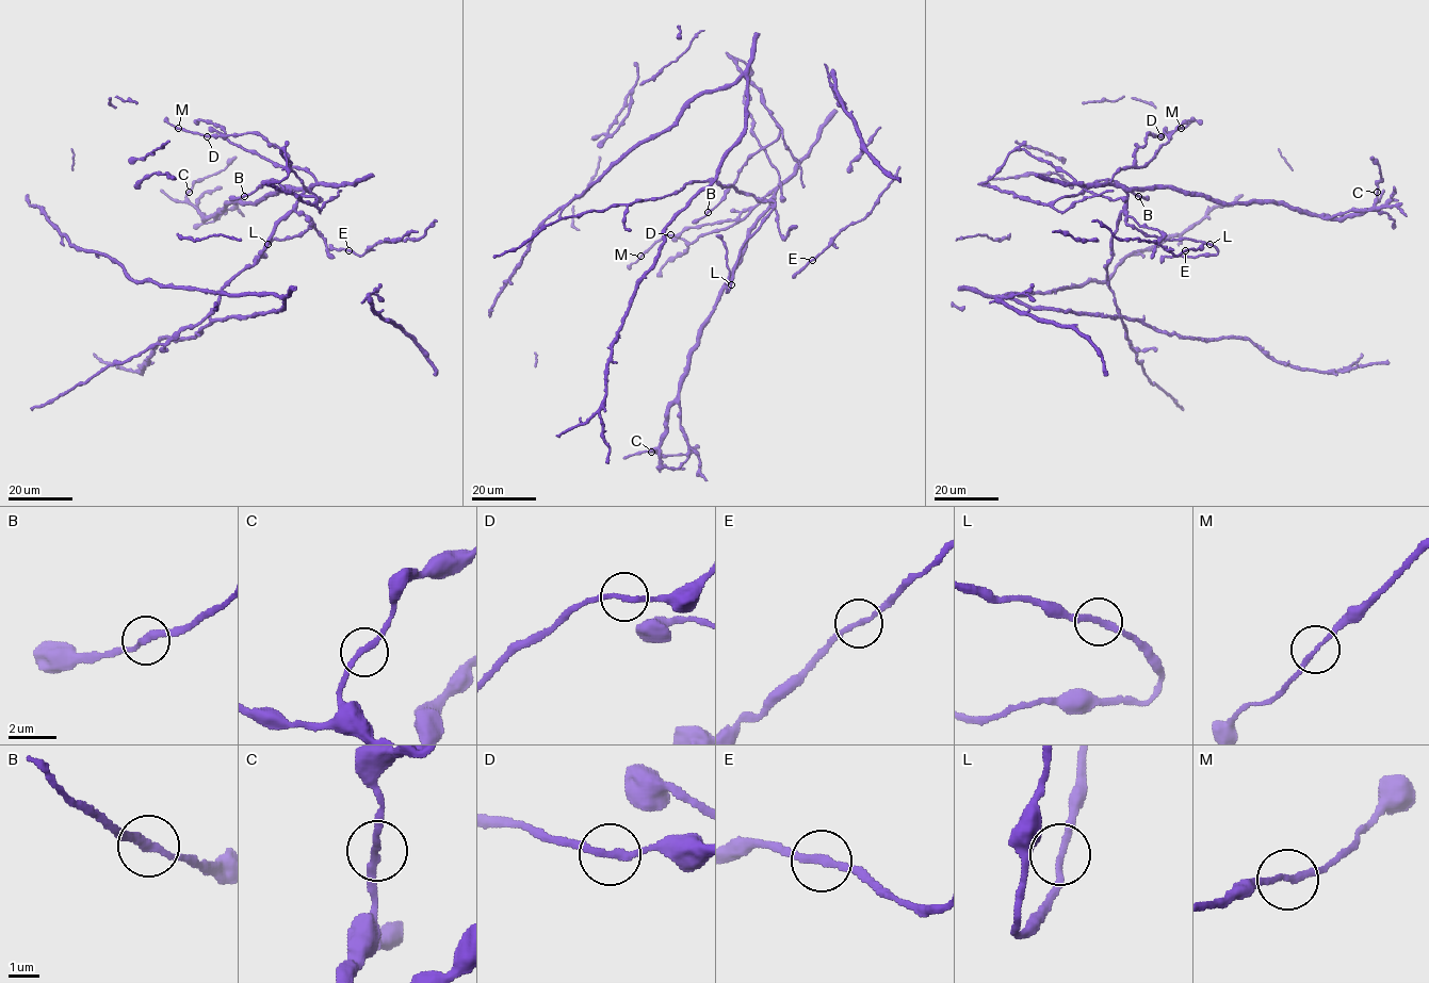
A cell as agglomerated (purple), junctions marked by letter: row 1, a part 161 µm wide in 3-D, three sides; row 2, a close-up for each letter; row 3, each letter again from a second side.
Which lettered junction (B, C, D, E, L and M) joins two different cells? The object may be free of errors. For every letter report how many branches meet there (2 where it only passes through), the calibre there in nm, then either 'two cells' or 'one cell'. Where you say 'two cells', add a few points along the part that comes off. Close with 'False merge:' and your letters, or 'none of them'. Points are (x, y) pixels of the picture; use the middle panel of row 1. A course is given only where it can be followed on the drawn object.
B: 2 branches meet; 240 nm thick; one cell
C: 2 branches meet; 220 nm thick; one cell
D: 2 branches meet; 240 nm thick; one cell
E: 2 branches meet; 220 nm thick; one cell
L: 2 branches meet; 240 nm thick; one cell
M: 2 branches meet; 190 nm thick; one cell
False merge: none of them

